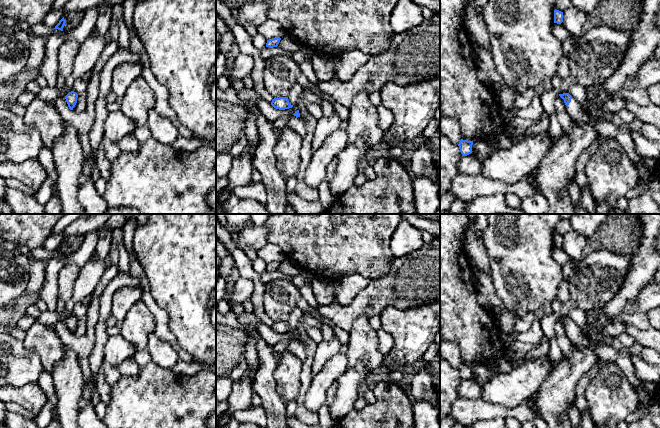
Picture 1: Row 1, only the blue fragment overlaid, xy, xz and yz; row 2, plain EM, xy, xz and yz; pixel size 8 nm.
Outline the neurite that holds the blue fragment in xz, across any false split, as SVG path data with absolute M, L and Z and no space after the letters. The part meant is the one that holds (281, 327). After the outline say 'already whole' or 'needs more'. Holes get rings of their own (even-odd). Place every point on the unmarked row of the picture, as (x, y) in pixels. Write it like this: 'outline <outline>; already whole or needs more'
outline M279 321L279 322L274 322L271 326L271 329L279 334L285 334L292 332L293 329L289 327L288 321Z; already whole

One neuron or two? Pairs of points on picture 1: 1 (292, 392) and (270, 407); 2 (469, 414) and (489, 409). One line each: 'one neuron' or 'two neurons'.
1: two neurons
2: one neuron

